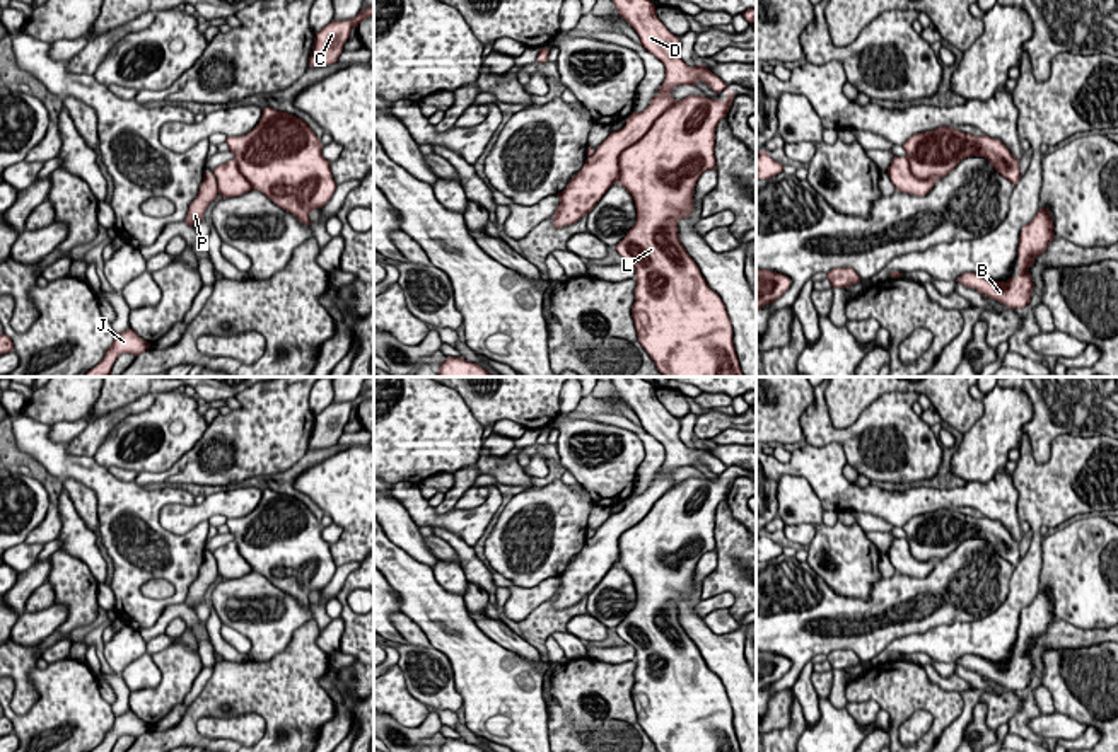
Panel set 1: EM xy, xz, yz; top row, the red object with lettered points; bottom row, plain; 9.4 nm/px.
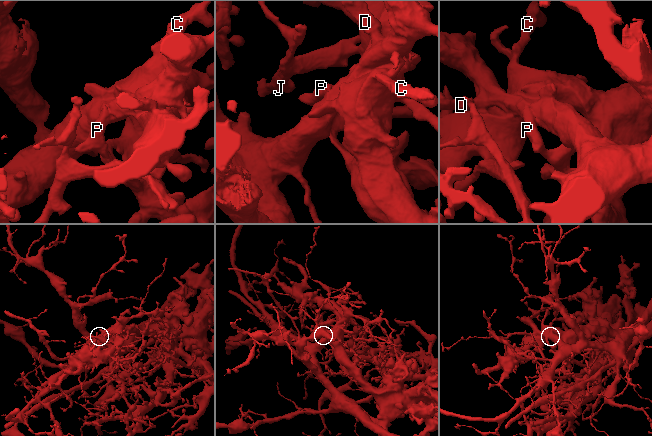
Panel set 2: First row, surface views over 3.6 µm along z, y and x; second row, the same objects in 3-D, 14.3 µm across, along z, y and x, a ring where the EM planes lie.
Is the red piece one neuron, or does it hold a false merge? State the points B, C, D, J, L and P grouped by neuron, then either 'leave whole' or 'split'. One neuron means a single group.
B C J L P / D; split

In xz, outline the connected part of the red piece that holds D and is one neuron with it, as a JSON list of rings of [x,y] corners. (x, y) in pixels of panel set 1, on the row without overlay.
[[[611,377],[620,396],[638,416],[640,426],[661,442],[666,448],[666,460],[659,476],[642,495],[632,495],[626,506],[609,515],[596,529],[596,534],[585,541],[584,549],[558,575],[560,587],[555,593],[553,609],[567,609],[587,597],[603,576],[620,558],[618,541],[621,534],[637,525],[650,508],[676,486],[671,474],[678,467],[695,467],[705,464],[715,476],[727,471],[727,466],[712,455],[707,448],[688,448],[679,438],[679,419],[667,413],[655,394],[655,387],[642,377]]]

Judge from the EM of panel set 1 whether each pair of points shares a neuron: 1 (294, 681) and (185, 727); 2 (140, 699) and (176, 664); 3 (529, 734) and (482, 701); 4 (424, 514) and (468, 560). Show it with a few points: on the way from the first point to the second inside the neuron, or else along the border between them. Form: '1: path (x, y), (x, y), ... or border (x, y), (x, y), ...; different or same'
1: path (267, 688), (224, 688), (210, 699); same
2: path (152, 699), (176, 676); same
3: path (523, 720), (504, 701), (495, 701); same
4: border (434, 526), (456, 532), (471, 546); different

